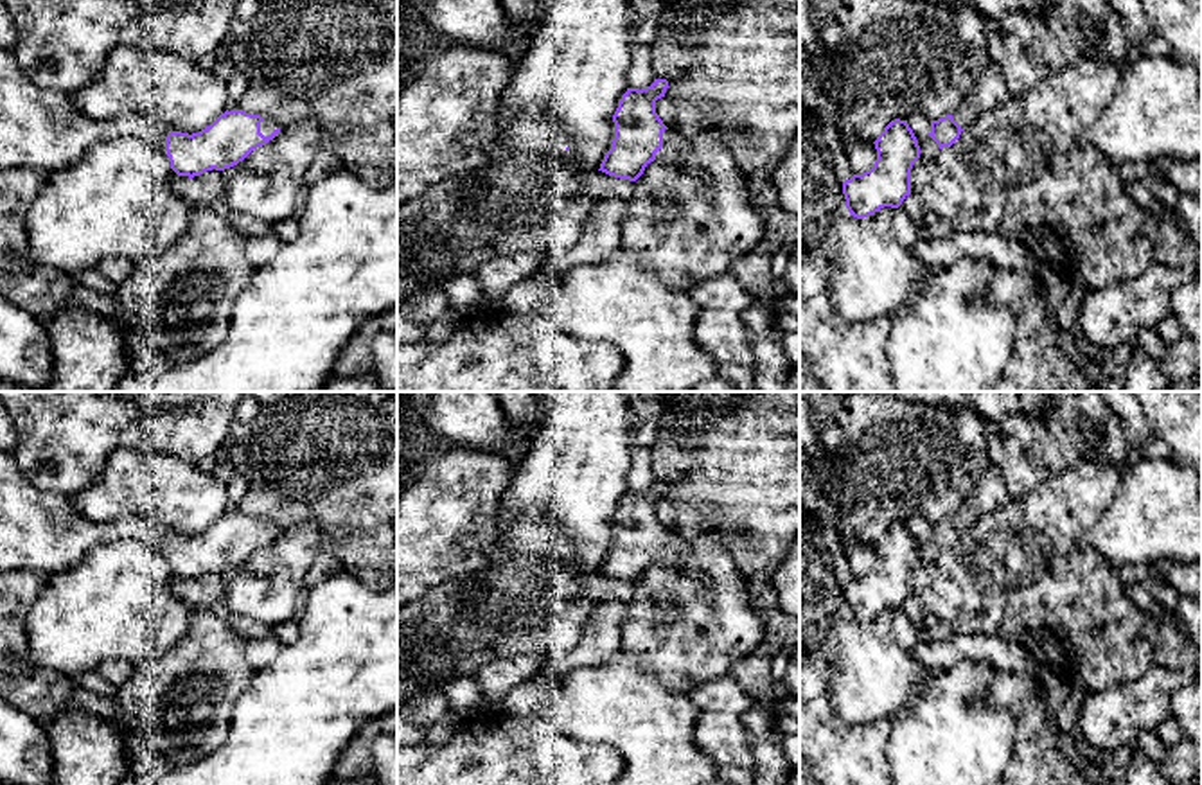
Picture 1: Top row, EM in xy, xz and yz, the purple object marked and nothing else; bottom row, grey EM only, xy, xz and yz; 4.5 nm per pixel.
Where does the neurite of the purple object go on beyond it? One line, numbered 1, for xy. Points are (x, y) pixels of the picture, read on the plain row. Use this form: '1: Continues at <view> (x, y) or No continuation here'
1: Continues at xy (268, 529)

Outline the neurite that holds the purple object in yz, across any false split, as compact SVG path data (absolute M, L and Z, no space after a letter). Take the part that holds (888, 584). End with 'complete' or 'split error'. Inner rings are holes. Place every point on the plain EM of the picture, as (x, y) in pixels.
M891 523L873 546L875 568L843 584L846 611L857 622L884 609L898 611L911 596L911 571L920 560L918 542L907 523Z; complete

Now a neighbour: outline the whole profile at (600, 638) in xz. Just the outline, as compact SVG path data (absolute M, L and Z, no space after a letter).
M598 602L591 609L580 634L580 643L570 656L573 665L598 665L622 650L622 602Z

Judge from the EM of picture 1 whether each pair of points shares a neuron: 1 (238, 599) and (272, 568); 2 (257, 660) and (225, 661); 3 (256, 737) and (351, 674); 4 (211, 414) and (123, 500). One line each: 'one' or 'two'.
1: one
2: two
3: one
4: two

